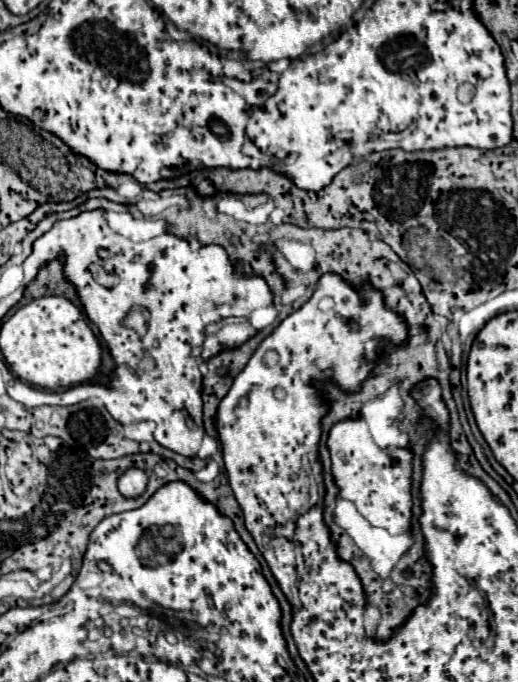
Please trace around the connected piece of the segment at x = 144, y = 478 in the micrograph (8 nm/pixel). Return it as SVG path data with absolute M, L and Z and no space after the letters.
M130 468L118 480L118 490L128 498L136 498L146 490L146 484L148 484L148 474L140 468Z

